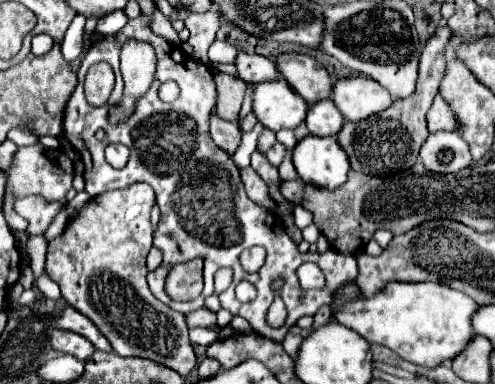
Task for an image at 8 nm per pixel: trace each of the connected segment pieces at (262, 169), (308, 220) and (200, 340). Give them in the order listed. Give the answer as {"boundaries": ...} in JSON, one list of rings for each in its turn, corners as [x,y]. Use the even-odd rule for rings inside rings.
{"boundaries":[[[[257,150],[251,155],[250,166],[262,177],[262,179],[270,186],[272,184],[280,186],[281,181],[278,169],[271,165],[266,156]]],[[[301,205],[293,210],[294,223],[299,229],[304,229],[313,222],[313,215]]],[[[202,327],[190,329],[190,341],[198,343],[198,345],[210,345],[218,337],[218,331],[220,331],[220,327],[216,327],[216,329],[202,329]]]]}

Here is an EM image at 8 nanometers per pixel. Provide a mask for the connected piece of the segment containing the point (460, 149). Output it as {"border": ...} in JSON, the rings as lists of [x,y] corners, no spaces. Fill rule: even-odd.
{"border":[[[454,131],[432,133],[420,149],[420,159],[434,173],[452,173],[472,163],[468,143]]]}

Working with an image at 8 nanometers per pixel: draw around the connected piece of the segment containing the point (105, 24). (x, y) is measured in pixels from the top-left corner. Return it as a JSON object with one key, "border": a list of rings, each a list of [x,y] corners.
{"border":[[[114,11],[110,15],[106,15],[104,19],[100,19],[96,33],[104,33],[104,35],[116,35],[124,25],[126,25],[126,15],[124,11]]]}

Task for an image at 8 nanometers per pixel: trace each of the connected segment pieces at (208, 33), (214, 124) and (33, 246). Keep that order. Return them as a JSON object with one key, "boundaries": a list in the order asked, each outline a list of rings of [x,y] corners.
{"boundaries":[[[[210,9],[202,15],[200,13],[190,13],[184,19],[184,25],[190,31],[188,45],[192,47],[192,59],[208,65],[210,59],[208,59],[206,51],[212,45],[212,41],[216,37],[216,31],[220,27],[220,15],[216,13],[216,9]]],[[[214,112],[210,116],[210,135],[216,145],[220,145],[230,157],[240,145],[240,129],[232,121],[220,119]]],[[[44,235],[28,239],[26,245],[24,245],[24,253],[28,255],[34,277],[40,277],[40,273],[44,271],[44,257],[46,257],[46,239],[44,239]]]]}

